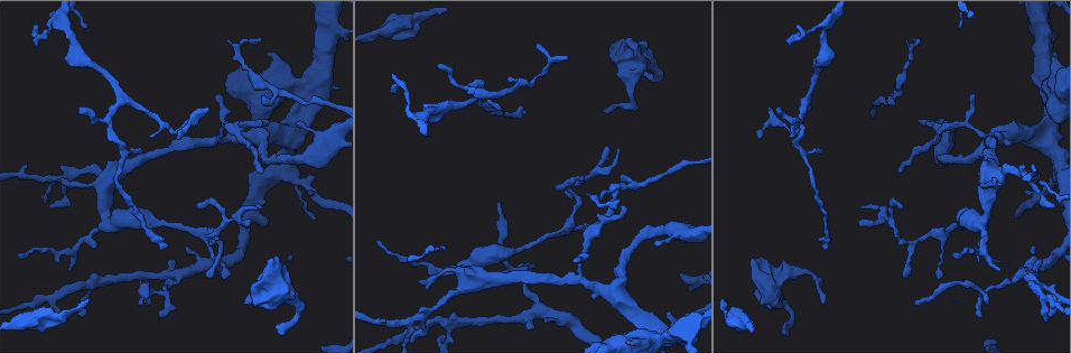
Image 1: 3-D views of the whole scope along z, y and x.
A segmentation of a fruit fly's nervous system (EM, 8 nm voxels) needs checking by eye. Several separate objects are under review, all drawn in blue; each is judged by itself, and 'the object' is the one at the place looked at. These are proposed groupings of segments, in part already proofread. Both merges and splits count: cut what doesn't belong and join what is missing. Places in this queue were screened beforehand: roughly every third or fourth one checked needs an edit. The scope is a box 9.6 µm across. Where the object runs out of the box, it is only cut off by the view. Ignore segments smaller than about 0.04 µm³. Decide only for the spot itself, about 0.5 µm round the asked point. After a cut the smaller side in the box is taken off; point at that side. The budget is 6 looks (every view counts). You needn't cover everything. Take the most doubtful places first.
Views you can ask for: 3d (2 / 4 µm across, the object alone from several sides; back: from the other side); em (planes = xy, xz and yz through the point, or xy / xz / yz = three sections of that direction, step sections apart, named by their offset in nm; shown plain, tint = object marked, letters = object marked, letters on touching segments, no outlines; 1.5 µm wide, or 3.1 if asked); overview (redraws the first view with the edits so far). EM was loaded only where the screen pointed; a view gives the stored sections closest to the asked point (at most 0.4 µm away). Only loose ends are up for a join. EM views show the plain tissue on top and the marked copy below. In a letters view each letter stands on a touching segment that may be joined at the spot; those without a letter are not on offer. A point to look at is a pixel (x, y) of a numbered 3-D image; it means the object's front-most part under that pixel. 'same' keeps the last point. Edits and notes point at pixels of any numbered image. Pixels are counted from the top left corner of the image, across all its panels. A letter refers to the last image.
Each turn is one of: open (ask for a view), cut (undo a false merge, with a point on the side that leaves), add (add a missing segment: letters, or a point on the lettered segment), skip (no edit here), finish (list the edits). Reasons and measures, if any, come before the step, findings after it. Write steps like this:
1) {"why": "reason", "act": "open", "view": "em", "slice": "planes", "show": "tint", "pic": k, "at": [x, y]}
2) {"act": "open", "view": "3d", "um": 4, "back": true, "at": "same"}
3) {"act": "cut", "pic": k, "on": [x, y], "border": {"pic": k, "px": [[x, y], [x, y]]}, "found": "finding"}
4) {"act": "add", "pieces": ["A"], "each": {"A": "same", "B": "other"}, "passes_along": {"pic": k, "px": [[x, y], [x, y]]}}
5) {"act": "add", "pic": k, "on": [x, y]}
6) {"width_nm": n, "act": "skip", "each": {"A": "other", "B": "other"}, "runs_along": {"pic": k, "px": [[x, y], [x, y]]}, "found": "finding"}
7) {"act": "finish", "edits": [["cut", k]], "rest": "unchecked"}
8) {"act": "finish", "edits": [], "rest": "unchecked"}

{"why": "an open end", "act": "open", "view": "em", "slice": "planes", "show": "letters", "pic": 1, "at": [274, 326]}

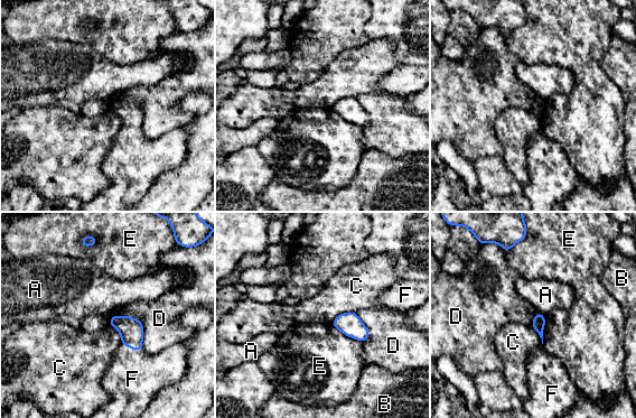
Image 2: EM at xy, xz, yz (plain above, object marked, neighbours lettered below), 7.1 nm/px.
{"act": "add", "pieces": ["F"], "each": {"A": "other", "B": "other", "C": "other", "D": "other", "E": "other", "F": "same"}, "found": "the neuron continues"}

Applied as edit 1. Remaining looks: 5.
{"why": "see it whole again", "act": "open", "view": "overview"}

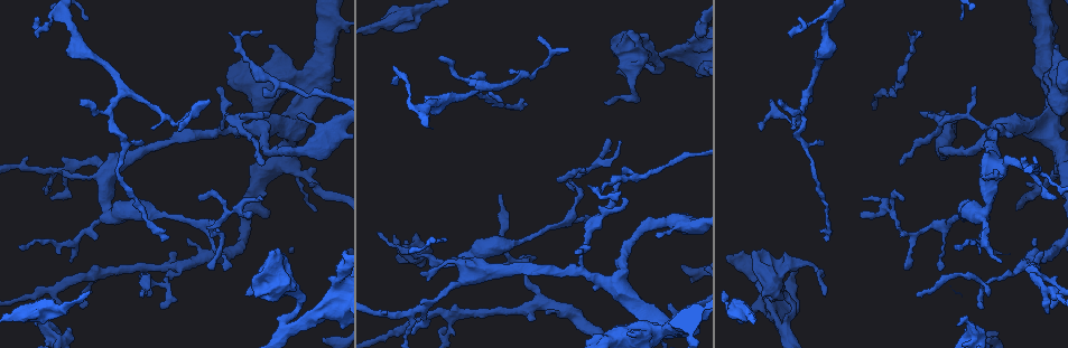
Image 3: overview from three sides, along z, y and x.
{"why": "an open end", "act": "open", "view": "3d", "um": 4, "pic": 3, "at": [35, 325]}

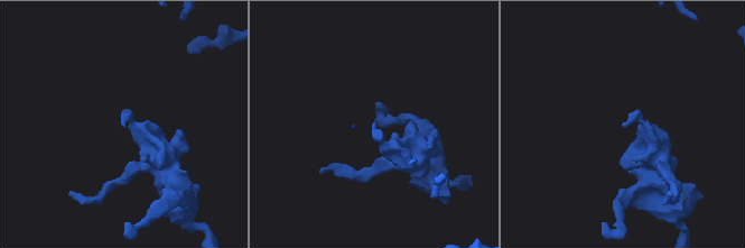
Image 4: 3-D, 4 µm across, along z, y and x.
{"why": "now the EM", "act": "open", "view": "em", "slice": "planes", "show": "letters", "pic": 4, "at": [373, 124]}

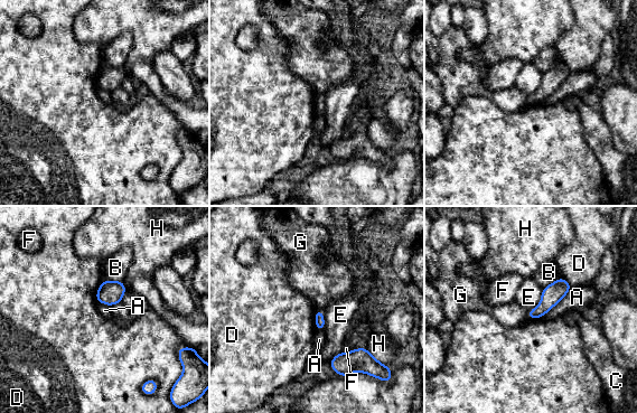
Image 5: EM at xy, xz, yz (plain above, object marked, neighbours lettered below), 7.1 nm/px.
{"act": "skip", "each": {"A": "other", "B": "other", "C": "other", "D": "other", "E": "other", "F": "other", "G": "other", "H": "other"}, "border": {"pic": 5, "px": [[103, 281], [96, 292], [96, 301]]}, "found": "none of them fits"}

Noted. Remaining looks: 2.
{"why": "an open end", "act": "open", "view": "em", "slice": "planes", "show": "letters", "pic": 3, "at": [1000, 262]}

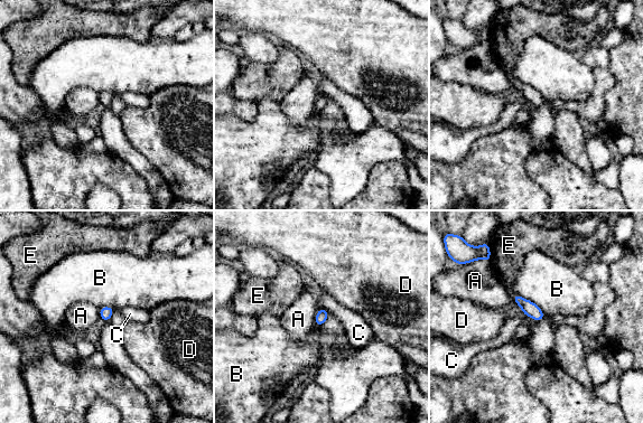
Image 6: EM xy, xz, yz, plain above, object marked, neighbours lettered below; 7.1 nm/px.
{"longest_contact_nm": ["B", 280], "act": "skip", "each": {"A": "other", "B": "other", "C": "other", "D": "other", "E": "other"}, "border": {"pic": 6, "px": [[514, 293], [513, 300], [522, 311]]}, "found": "no lettered segment goes on from it"}

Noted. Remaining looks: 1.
{"act": "finish", "edits": [["add", 2]], "rest": "unchecked"}

